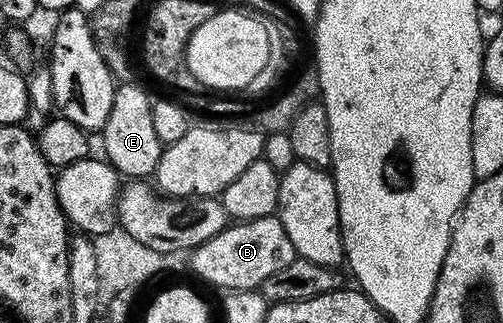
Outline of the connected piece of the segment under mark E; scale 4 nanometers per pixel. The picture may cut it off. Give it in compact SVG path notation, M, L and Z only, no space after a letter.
M126 81L114 88L114 100L112 101L112 113L108 113L108 121L102 126L100 138L102 138L102 147L104 158L119 176L125 177L130 181L142 181L147 177L153 176L158 169L158 162L164 150L164 144L160 137L156 137L156 129L152 125L152 109L154 103L150 95L142 87L137 87L134 81Z

